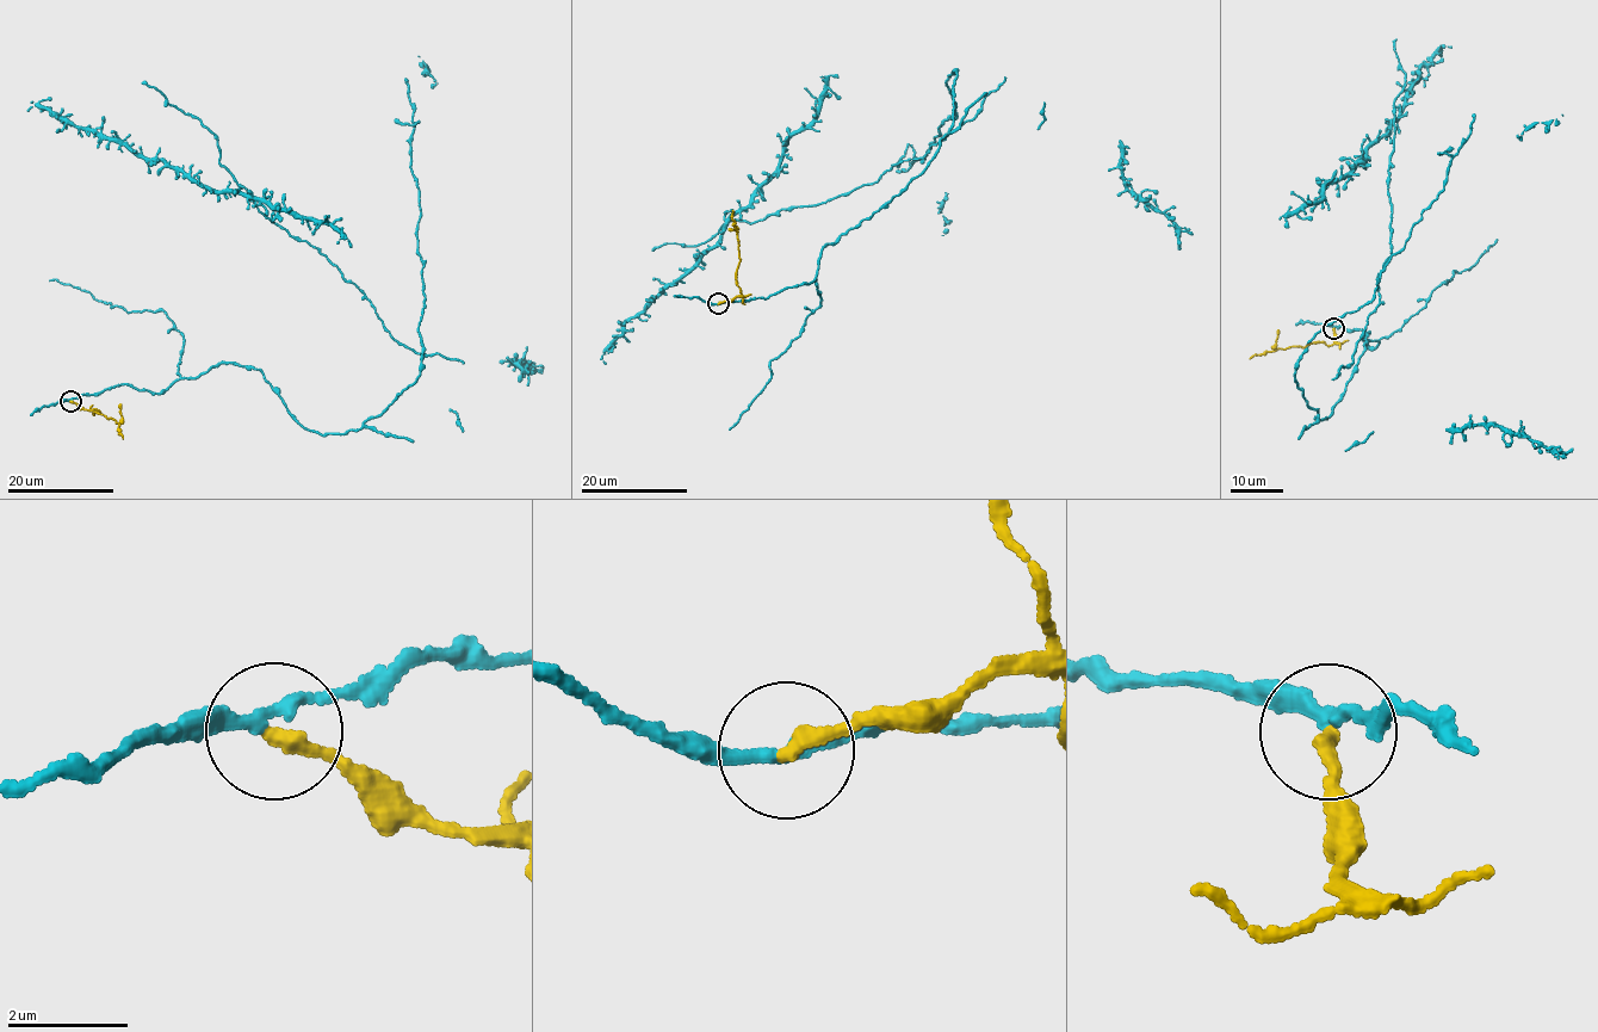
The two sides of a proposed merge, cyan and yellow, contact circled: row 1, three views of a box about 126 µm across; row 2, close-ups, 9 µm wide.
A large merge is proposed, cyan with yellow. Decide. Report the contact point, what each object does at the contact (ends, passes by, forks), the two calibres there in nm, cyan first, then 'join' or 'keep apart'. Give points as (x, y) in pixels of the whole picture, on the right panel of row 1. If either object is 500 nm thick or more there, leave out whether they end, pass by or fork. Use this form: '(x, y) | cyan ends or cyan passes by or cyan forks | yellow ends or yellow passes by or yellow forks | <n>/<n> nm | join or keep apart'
(1333, 328) | cyan passes by | yellow ends | 200/260 nm | keep apart

